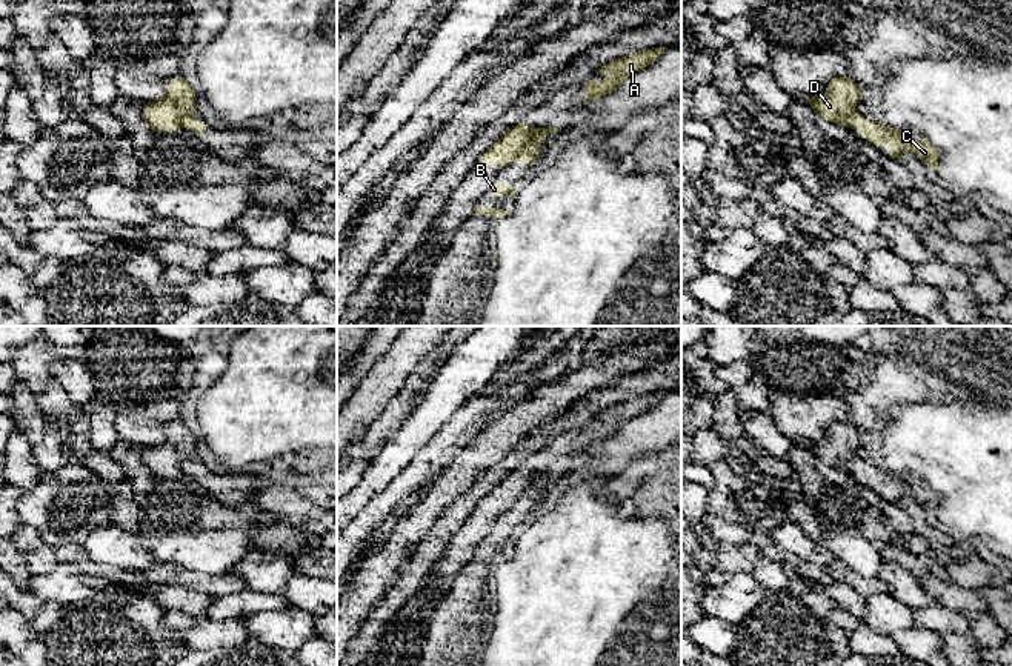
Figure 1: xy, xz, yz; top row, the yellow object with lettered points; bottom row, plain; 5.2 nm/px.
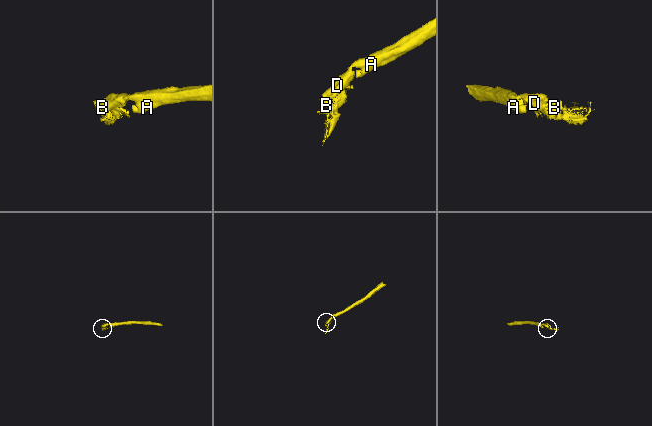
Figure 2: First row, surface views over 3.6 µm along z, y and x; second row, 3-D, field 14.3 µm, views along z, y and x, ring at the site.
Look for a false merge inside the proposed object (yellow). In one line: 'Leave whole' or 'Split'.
Split

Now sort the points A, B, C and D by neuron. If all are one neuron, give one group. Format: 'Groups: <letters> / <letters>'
Groups: A D / B C

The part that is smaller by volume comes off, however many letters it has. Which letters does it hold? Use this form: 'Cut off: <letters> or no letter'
Cut off: B, C

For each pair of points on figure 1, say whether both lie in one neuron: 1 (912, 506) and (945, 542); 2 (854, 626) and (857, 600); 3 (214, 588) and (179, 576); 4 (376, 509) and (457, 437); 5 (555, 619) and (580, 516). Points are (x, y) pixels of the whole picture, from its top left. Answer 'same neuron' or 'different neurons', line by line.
1: same neuron
2: different neurons
3: same neuron
4: same neuron
5: same neuron

